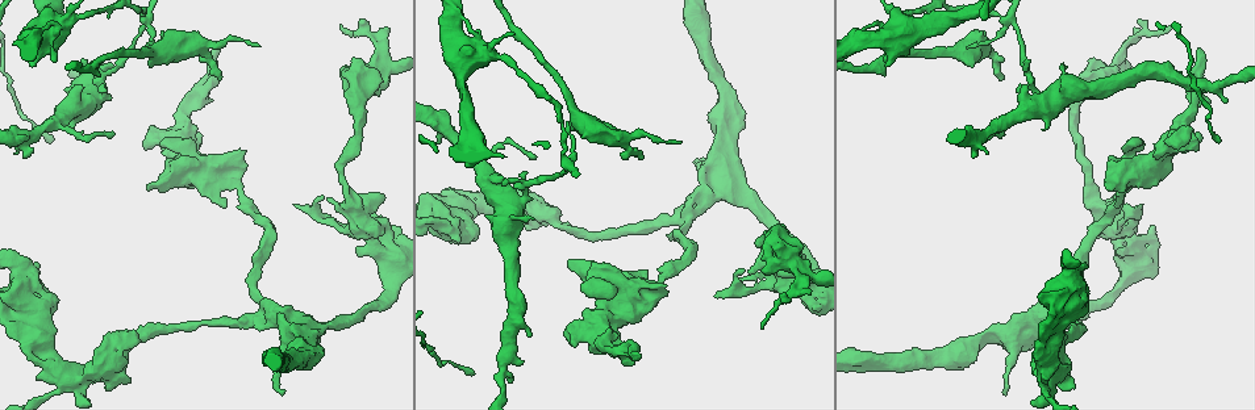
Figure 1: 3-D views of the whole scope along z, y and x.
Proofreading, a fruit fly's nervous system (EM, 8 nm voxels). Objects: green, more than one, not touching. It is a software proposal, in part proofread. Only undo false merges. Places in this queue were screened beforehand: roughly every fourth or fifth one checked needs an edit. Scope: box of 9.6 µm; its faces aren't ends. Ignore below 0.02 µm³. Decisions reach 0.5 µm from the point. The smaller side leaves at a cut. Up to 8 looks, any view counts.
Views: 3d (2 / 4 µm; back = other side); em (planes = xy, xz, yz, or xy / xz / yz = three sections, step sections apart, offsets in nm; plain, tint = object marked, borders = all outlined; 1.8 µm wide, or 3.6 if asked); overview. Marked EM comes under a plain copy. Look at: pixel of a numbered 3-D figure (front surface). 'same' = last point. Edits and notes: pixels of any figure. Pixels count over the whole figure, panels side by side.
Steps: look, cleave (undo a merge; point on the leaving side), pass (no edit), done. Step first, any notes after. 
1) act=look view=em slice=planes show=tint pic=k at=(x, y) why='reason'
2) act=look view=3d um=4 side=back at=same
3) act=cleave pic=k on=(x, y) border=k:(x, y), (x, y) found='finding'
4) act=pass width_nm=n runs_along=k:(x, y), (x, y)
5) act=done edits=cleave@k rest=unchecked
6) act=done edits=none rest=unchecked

act=look view=em um=3.6 slice=planes show=borders pic=1 at=(895, 25) why='sudden change in width'

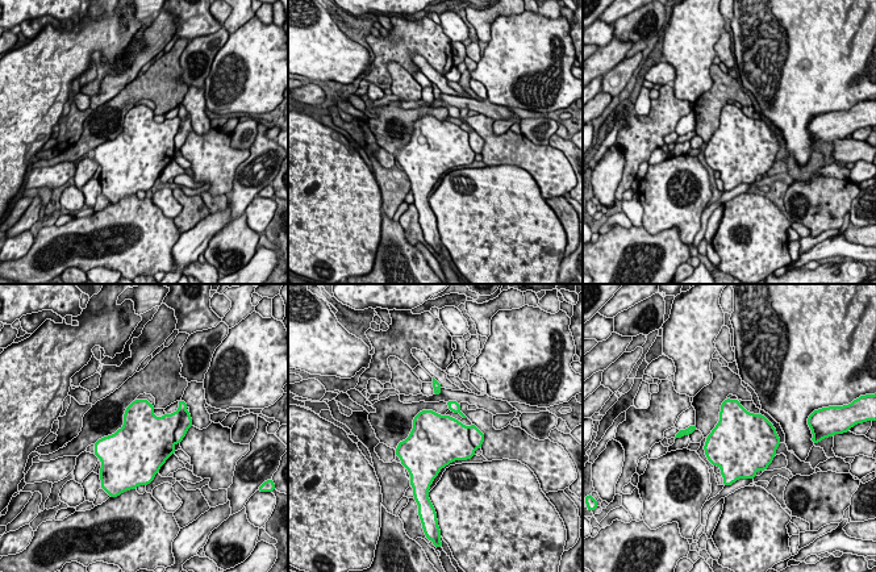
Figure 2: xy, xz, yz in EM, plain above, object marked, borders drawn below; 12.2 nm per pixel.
act=pass found='continuous, no second cell'

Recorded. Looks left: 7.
act=look view=em slice=planes show=tint pic=1 at=(1170, 141) why='sharp bend'

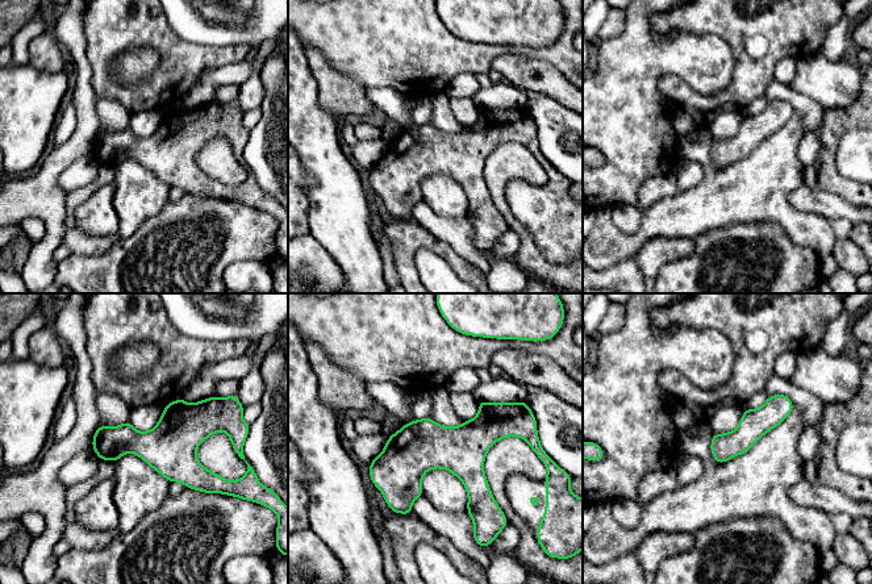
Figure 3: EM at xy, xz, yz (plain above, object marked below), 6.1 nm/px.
act=pass runs_along=3:(513, 426), (372, 474) found='one cell here'

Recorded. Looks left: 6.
act=look view=em slice=xz step=8 show=tint pic=1 at=(689, 213) why='thick turns thin'

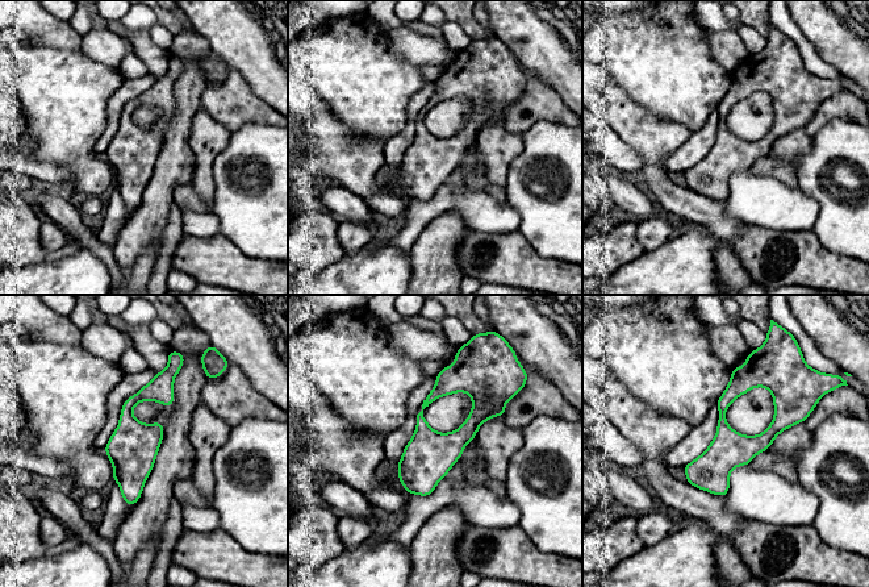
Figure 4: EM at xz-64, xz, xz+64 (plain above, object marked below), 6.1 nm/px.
act=pass width_nm=240 found='continuous, no second cell'

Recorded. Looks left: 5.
act=done edits=none rest=unchecked

